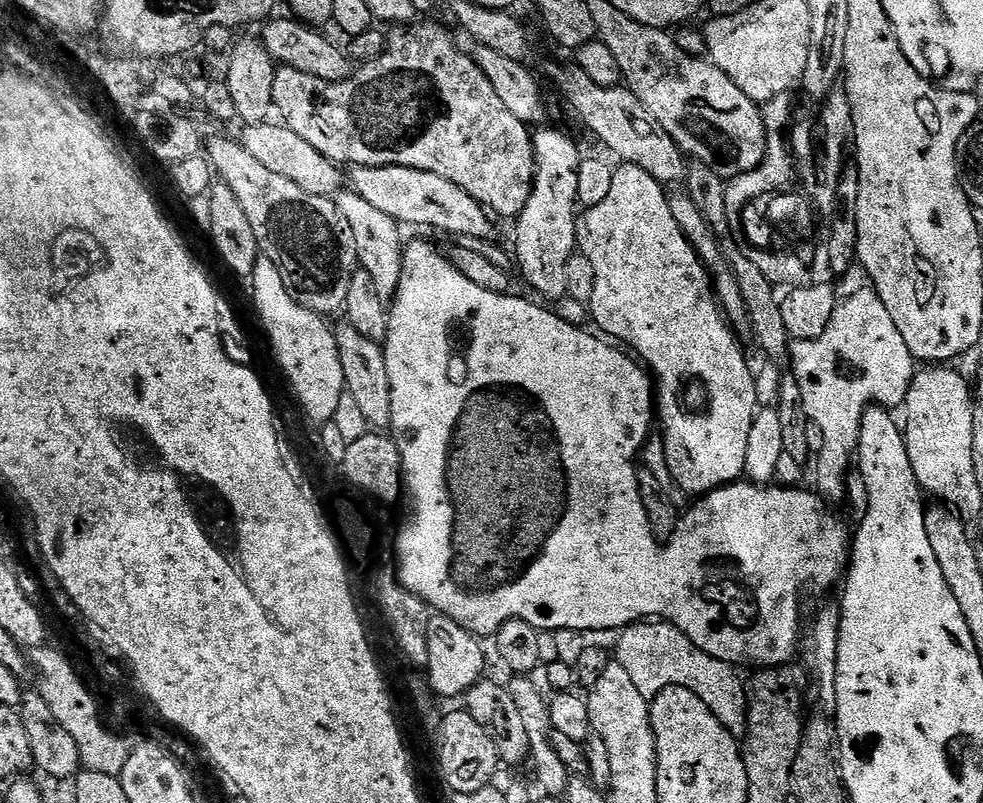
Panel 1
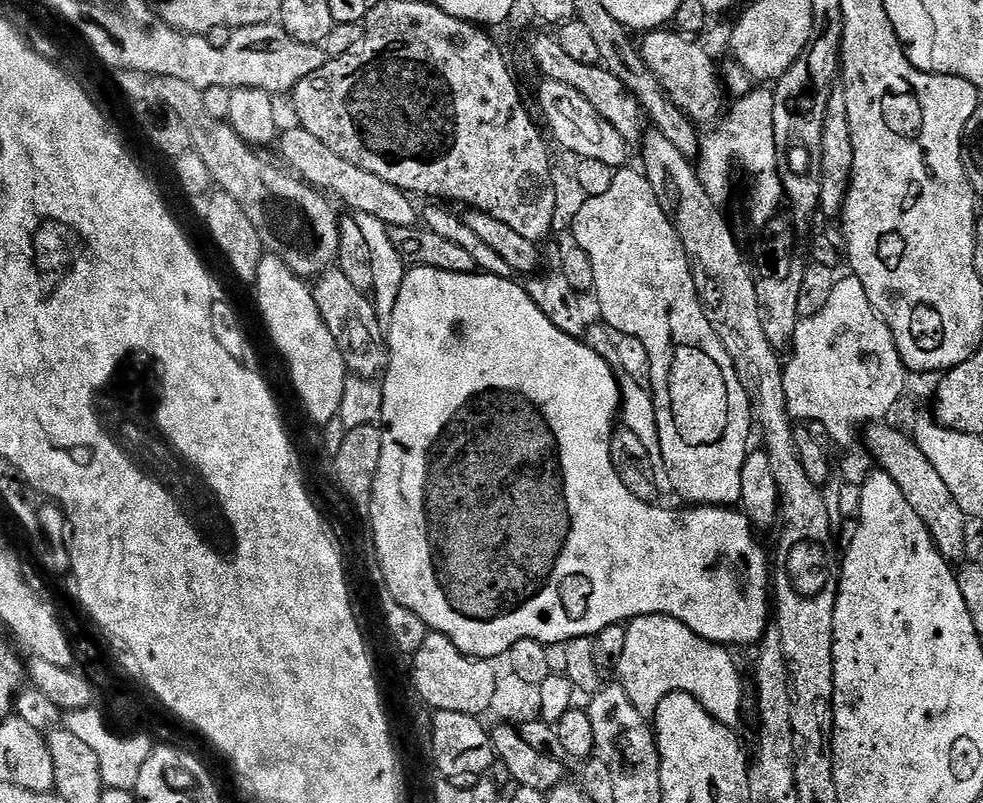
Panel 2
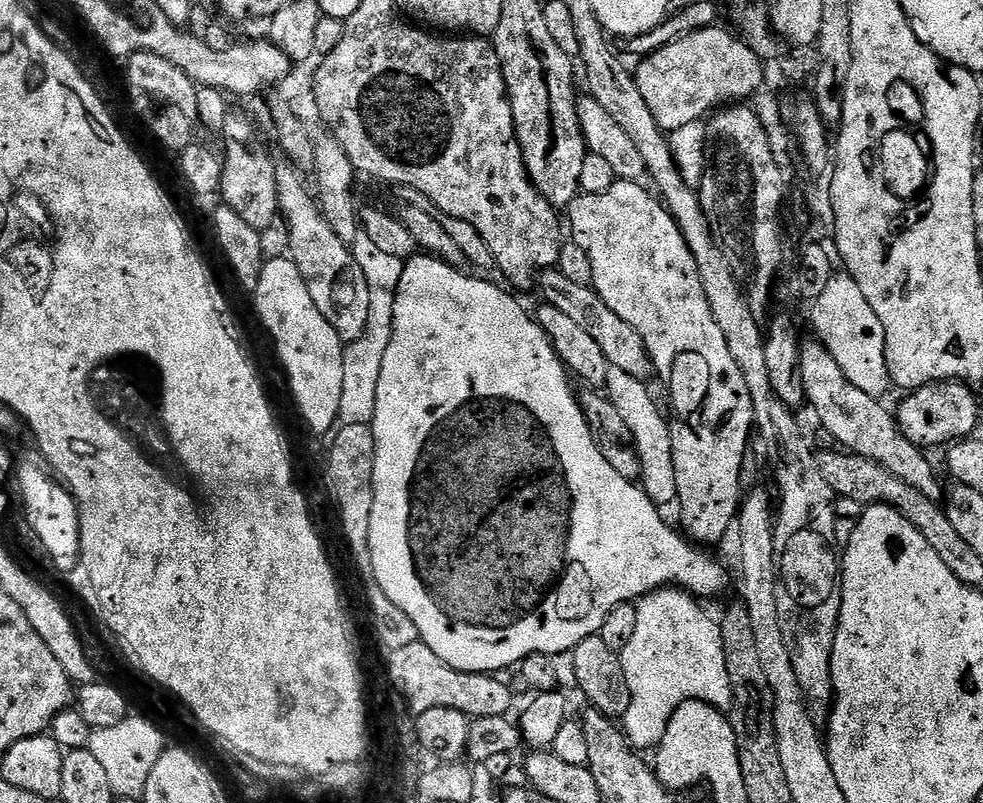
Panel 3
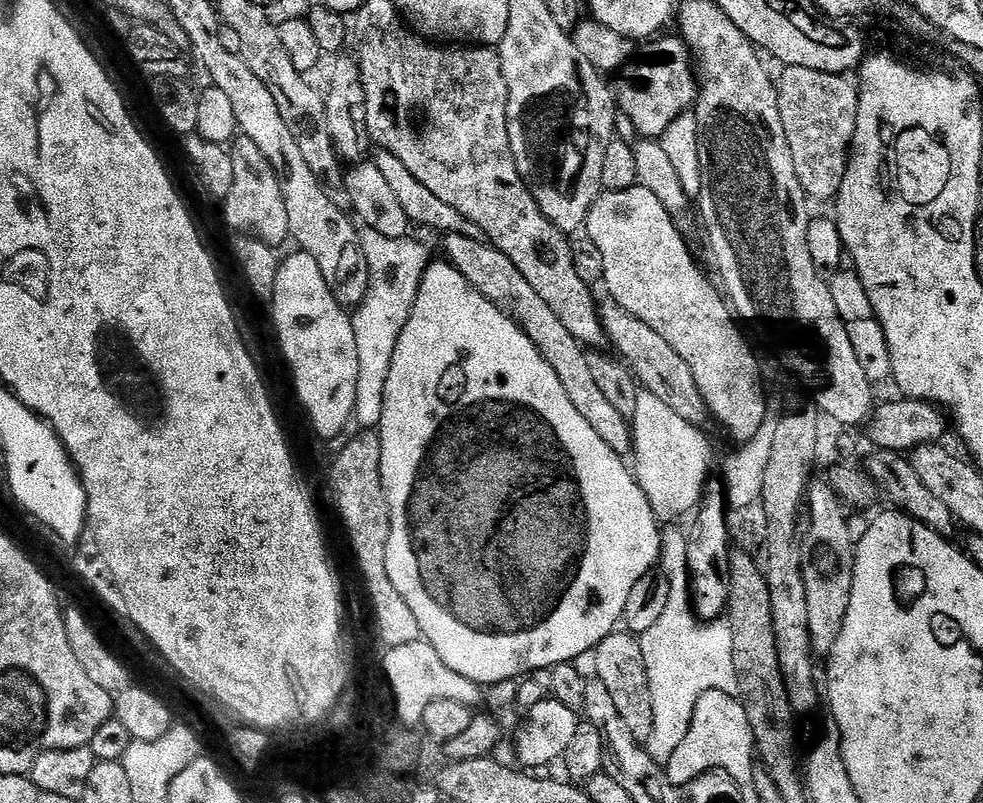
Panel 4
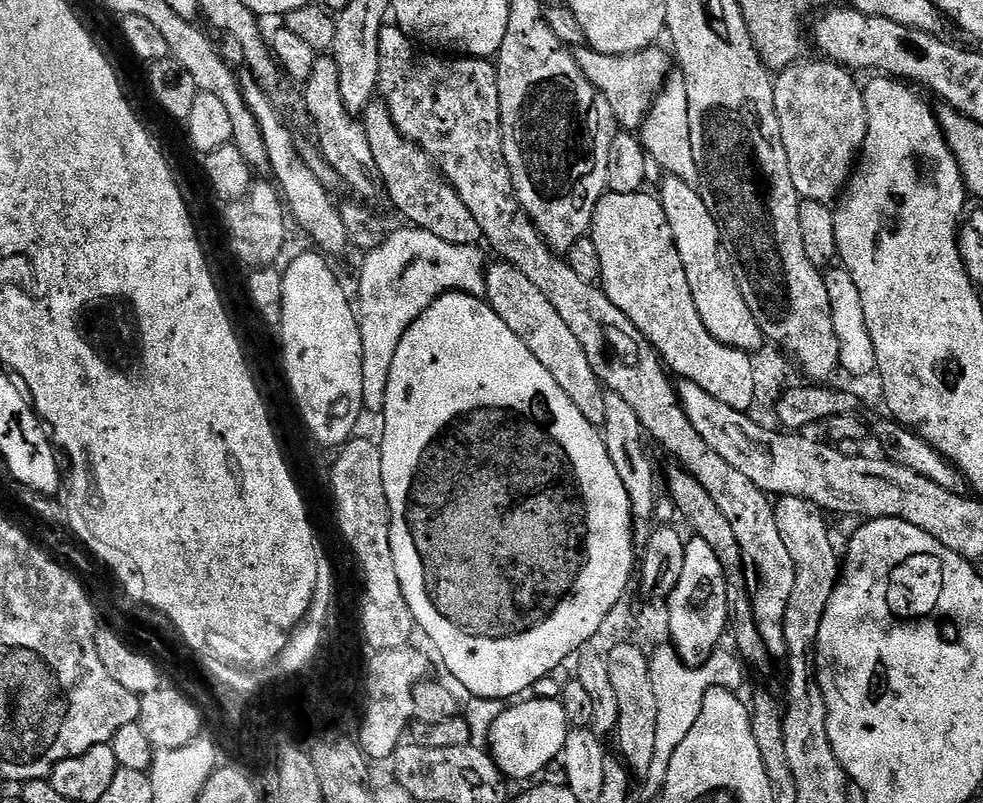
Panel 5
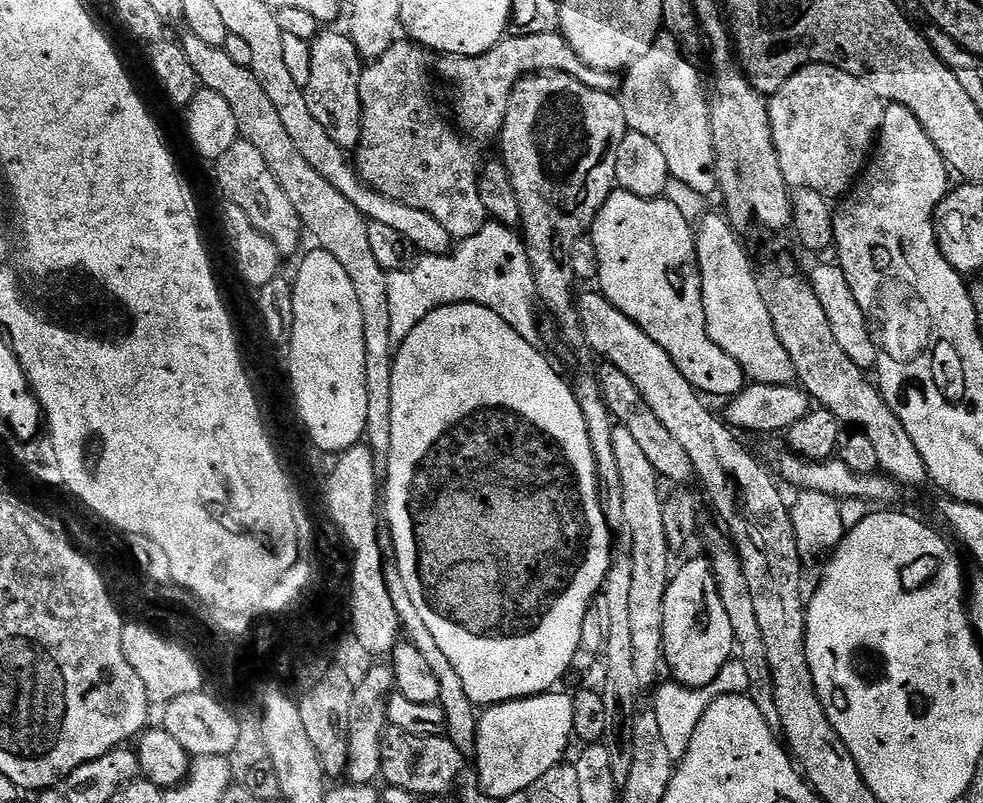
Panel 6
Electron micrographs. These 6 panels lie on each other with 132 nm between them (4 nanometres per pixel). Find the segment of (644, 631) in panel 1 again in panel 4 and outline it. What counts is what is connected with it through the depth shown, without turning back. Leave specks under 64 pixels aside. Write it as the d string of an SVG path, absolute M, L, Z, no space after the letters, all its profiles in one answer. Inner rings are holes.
M665 543L662 548L662 568L663 564L663 575L668 585L666 610L662 610L662 618L658 618L658 622L654 622L654 626L650 626L650 630L639 637L652 707L652 728L646 737L646 747L657 762L669 760L680 745L692 721L698 698L706 694L706 690L727 689L728 683L736 680L734 653L737 651L732 642L734 632L727 623L705 622L693 609L687 547L683 543Z

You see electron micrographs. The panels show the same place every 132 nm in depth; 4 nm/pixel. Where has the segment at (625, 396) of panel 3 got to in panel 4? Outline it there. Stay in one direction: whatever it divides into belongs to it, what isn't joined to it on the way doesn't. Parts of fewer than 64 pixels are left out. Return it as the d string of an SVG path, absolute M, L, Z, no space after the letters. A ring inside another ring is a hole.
M639 389L635 406L630 413L632 429L632 473L636 484L647 498L649 507L657 521L670 522L686 513L695 511L703 501L705 484L712 464L712 448L709 440L697 425L686 422L670 406L659 401L649 391Z

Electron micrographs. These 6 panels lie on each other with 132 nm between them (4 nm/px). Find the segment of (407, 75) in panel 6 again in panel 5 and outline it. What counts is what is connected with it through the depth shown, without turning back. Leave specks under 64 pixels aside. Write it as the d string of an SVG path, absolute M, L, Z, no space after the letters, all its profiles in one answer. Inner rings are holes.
M587 46L575 49L574 55L582 74L586 74L594 90L598 90L598 94L610 102L610 110L614 110L614 118L621 129L638 130L643 127L653 100L669 79L669 53L656 47L649 46L630 54L602 54ZM373 99L362 114L366 138L370 138L370 150L374 150L374 162L378 162L380 177L384 179L387 199L396 203L396 208L405 216L409 225L430 231L445 242L479 245L482 237L474 214L466 210L466 202L458 198L454 186L445 180L432 157L422 148L410 142L394 126L390 110L383 99Z

